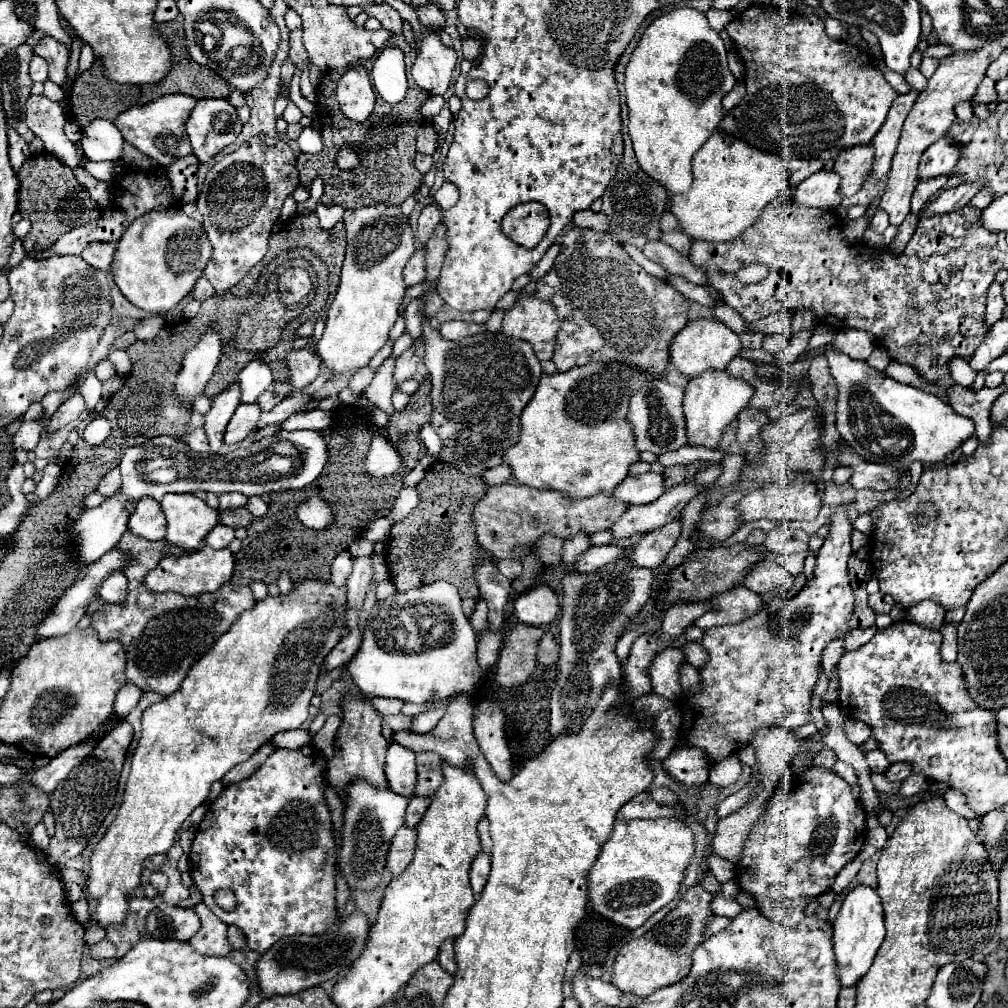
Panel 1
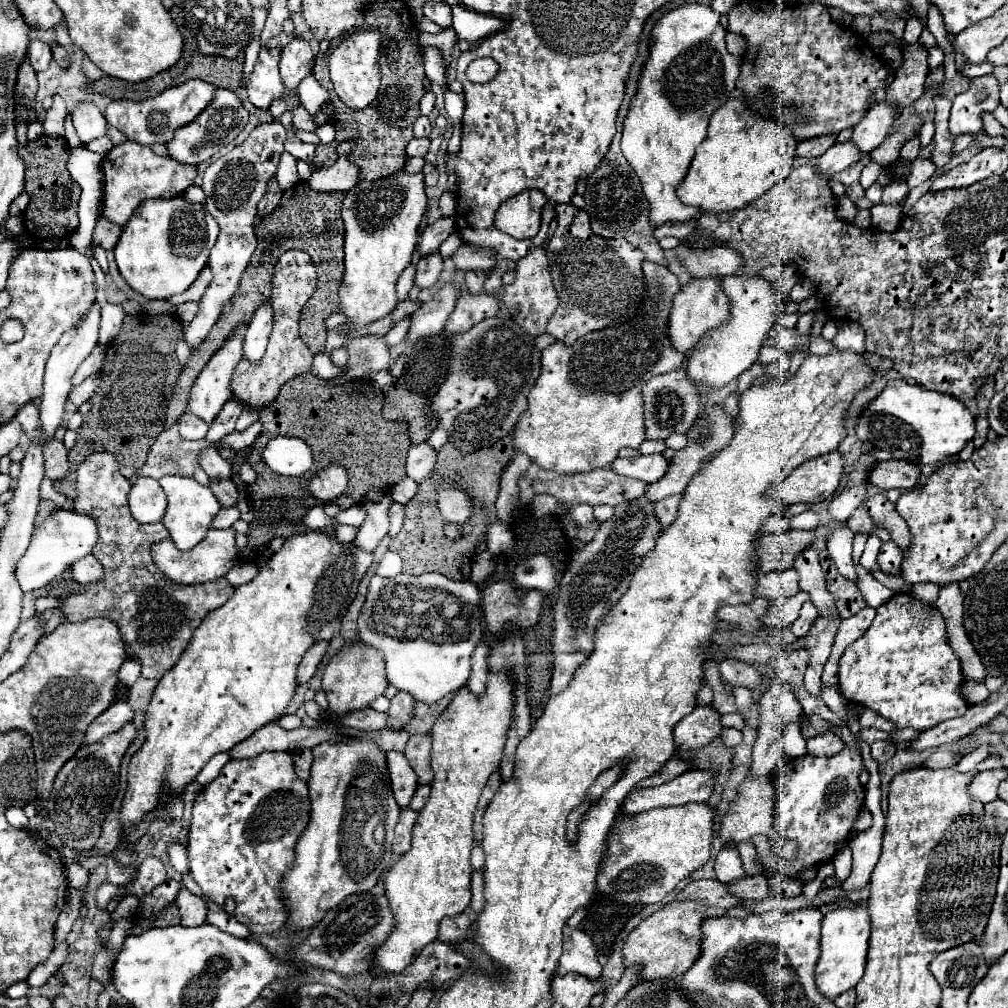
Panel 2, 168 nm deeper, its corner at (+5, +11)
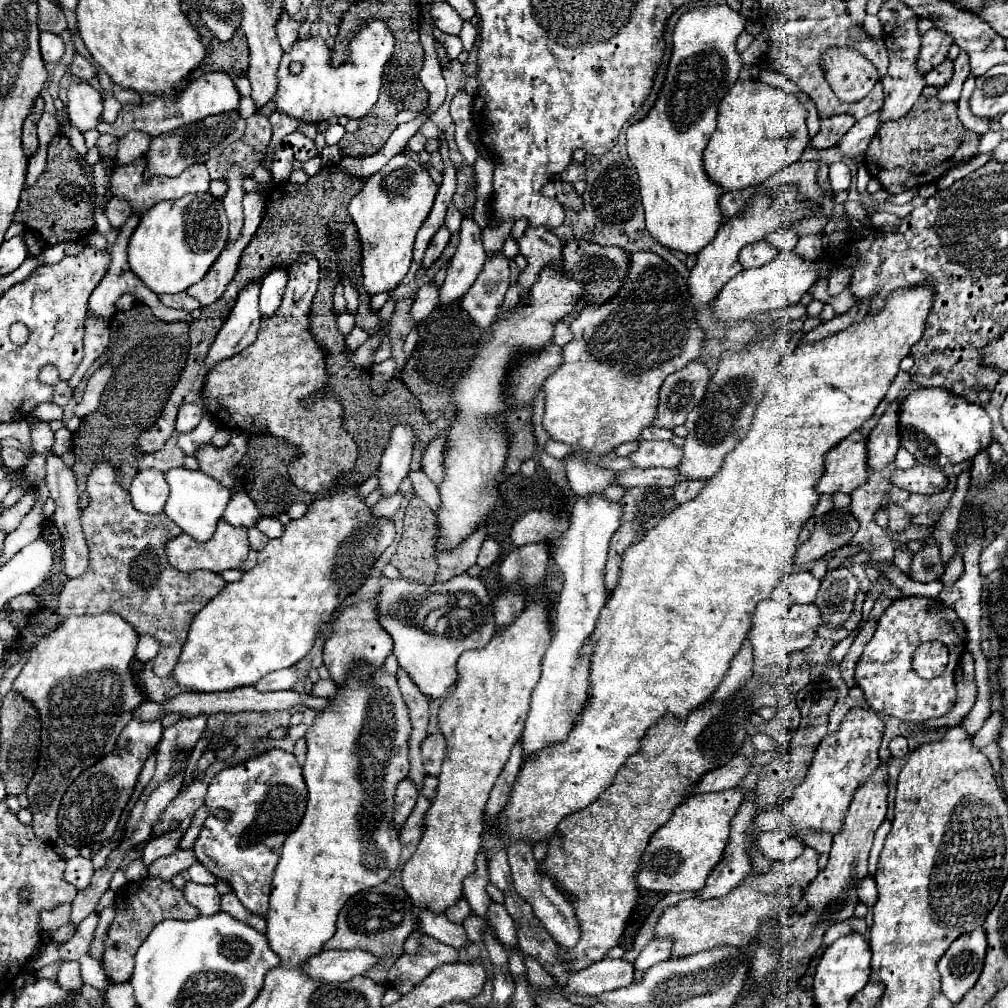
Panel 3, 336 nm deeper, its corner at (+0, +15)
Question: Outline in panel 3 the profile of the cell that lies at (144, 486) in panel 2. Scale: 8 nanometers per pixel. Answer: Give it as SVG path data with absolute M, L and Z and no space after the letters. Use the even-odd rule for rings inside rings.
M158 469L138 471L130 487L132 503L142 513L162 513L168 499L168 483Z

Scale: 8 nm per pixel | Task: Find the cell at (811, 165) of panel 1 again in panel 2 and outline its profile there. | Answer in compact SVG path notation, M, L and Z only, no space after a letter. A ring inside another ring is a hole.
M815 137L811 141L801 141L797 145L795 157L819 157L833 145L833 141L835 137Z

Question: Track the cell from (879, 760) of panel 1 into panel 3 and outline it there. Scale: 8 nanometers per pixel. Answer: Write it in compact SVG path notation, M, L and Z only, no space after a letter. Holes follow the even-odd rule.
M894 737L890 741L890 753L892 753L892 757L904 757L908 753L906 737Z

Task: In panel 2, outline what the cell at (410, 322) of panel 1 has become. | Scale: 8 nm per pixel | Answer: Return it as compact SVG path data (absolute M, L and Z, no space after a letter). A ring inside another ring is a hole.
M435 251L431 257L421 257L417 263L417 273L415 273L415 285L419 289L429 289L437 283L439 273L443 267L443 259L439 257L439 253Z

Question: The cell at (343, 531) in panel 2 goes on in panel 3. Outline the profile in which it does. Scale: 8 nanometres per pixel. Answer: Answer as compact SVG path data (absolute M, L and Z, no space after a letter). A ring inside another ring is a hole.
M396 491L394 495L382 497L382 499L372 507L372 511L376 513L376 517L388 517L388 519L392 519L394 513L398 511L400 503L402 503L402 497L404 497L404 495L402 495L400 491Z

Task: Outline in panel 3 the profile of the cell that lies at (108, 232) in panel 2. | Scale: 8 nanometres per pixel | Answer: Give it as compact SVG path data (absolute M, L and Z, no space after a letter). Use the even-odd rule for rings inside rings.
M110 197L108 205L106 205L106 217L112 223L114 229L120 229L120 225L124 225L126 217L132 213L132 207L126 199L122 197Z

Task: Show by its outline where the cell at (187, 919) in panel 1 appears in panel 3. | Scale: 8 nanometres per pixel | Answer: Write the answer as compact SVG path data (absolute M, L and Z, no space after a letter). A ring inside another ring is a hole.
M186 883L184 897L190 905L194 905L200 911L200 915L214 915L220 911L220 893L214 885Z

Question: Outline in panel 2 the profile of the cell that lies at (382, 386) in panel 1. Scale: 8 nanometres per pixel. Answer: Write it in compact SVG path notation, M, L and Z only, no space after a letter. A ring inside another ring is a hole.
M403 319L403 321L399 321L383 339L385 339L385 343L387 343L387 347L395 347L395 345L399 345L401 341L403 341L403 337L405 337L405 333L407 333L407 325L409 325L409 319Z

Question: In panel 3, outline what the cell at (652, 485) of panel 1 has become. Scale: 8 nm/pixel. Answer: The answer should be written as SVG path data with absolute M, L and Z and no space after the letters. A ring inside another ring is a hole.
M640 441L638 451L634 451L630 459L640 469L678 467L682 461L682 449L676 447L672 441Z

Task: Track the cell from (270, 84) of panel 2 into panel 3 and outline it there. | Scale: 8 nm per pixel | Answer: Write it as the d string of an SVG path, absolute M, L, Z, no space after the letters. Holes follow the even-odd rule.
M370 21L366 27L350 43L350 61L342 63L340 67L332 67L332 53L330 47L322 37L308 37L298 39L290 53L286 53L280 61L278 69L278 91L276 91L276 105L280 113L286 113L304 123L320 123L330 117L348 117L360 119L364 117L378 99L380 83L384 65L392 57L394 49L394 35L382 21ZM292 61L302 63L302 73L292 75L288 65Z

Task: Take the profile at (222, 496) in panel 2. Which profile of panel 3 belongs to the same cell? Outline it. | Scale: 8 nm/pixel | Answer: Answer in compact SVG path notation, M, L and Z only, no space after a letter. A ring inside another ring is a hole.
M234 429L232 439L226 447L218 449L218 447L206 443L206 445L200 445L200 449L196 449L194 457L198 459L198 465L204 473L208 473L210 477L216 477L218 481L224 481L224 485L232 487L230 471L246 455L246 445L248 445L248 435L242 435L240 431Z

